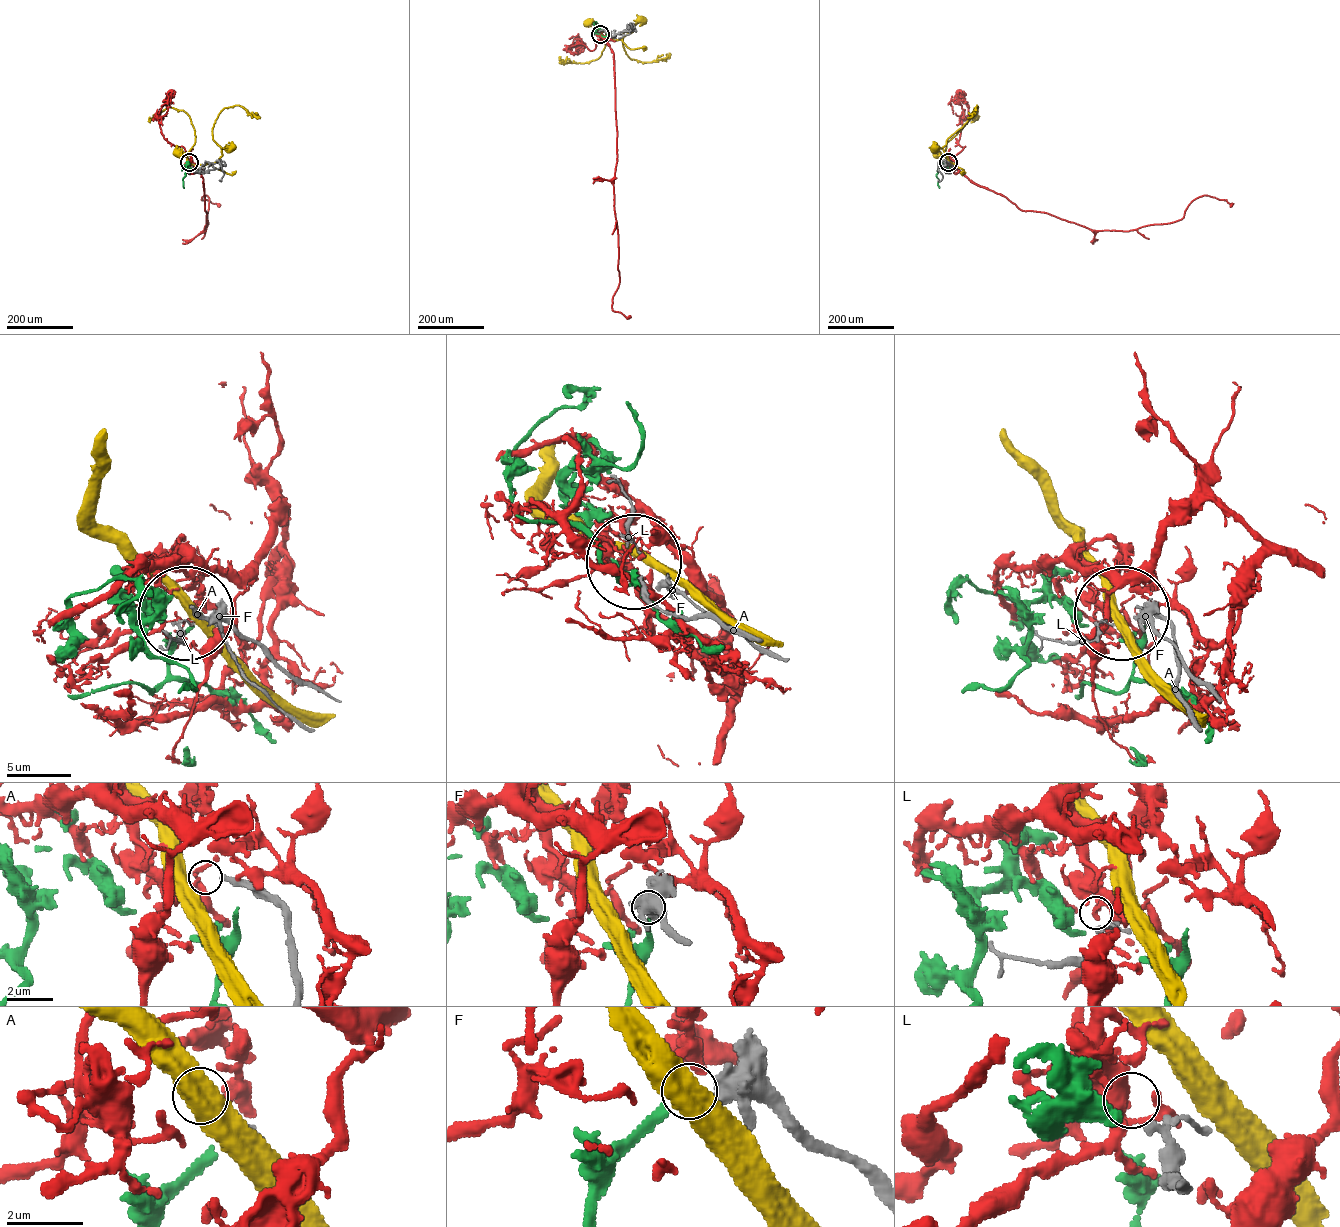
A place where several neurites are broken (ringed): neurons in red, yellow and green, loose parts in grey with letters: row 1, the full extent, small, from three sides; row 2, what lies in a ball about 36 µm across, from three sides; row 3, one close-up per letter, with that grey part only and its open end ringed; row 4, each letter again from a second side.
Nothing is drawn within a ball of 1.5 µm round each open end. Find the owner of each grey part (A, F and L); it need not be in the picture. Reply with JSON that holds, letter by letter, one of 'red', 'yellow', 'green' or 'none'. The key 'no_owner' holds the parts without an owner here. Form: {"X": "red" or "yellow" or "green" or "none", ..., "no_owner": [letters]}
{"A": "none", "F": "green", "L": "red", "no_owner": ["A"]}

